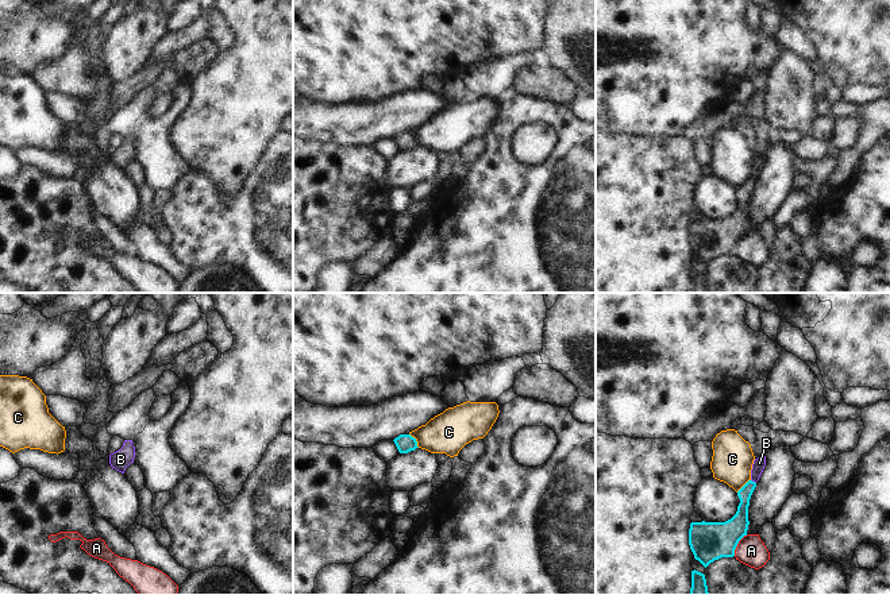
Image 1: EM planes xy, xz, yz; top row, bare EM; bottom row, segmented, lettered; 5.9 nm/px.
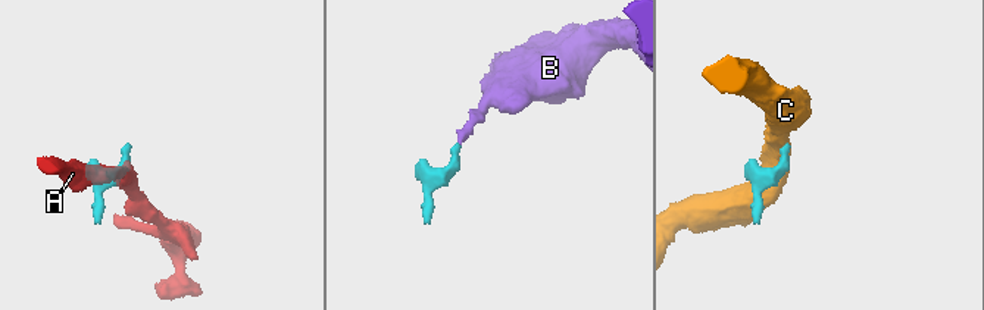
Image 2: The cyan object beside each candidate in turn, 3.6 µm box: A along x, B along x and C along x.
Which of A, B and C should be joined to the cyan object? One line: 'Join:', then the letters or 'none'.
Join: B.

